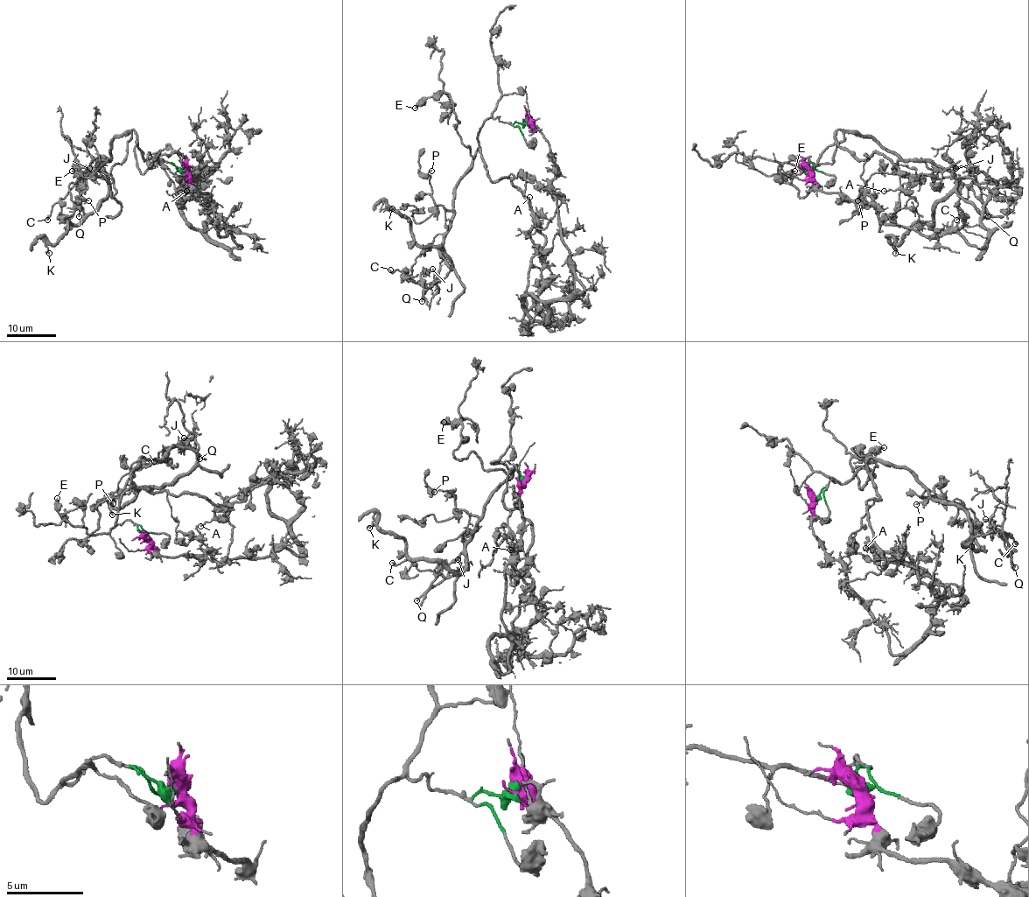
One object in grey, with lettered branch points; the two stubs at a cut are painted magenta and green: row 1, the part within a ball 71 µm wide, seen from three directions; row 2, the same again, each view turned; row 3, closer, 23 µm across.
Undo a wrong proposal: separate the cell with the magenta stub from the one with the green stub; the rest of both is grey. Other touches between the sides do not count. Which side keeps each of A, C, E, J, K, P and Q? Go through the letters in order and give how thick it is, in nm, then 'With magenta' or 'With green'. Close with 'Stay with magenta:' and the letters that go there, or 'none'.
A: Thickness 150 nm. With green
C: Thickness 200 nm. With green
E: Thickness 320 nm. With green
J: Thickness 130 nm. With green
K: Thickness 180 nm. With green
P: Thickness 130 nm. With green
Q: Thickness 200 nm. With green
Stay with magenta: none

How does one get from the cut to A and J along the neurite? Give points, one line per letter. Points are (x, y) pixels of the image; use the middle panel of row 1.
A: (527, 122), (485, 121), (477, 138), (488, 178), (492, 181), (508, 178), (533, 213), (529, 197)
J: (527, 122), (485, 121), (479, 148), (455, 190), (451, 226), (440, 249), (450, 269), (434, 283), (431, 269)

